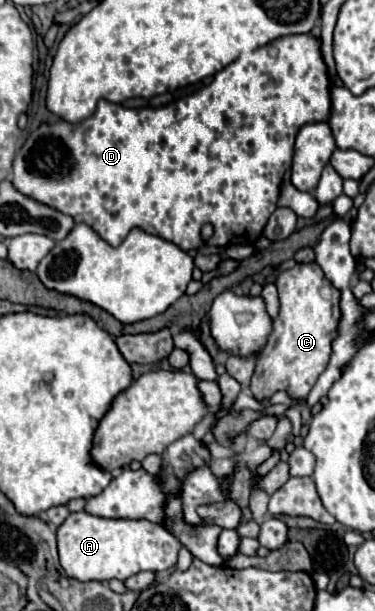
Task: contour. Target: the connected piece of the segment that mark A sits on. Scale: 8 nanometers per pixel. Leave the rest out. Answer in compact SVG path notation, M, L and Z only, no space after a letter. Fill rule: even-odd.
M75 512L59 526L57 548L67 576L79 582L107 582L113 578L125 582L129 576L143 570L159 572L173 568L183 544L167 528L147 520L113 520Z

